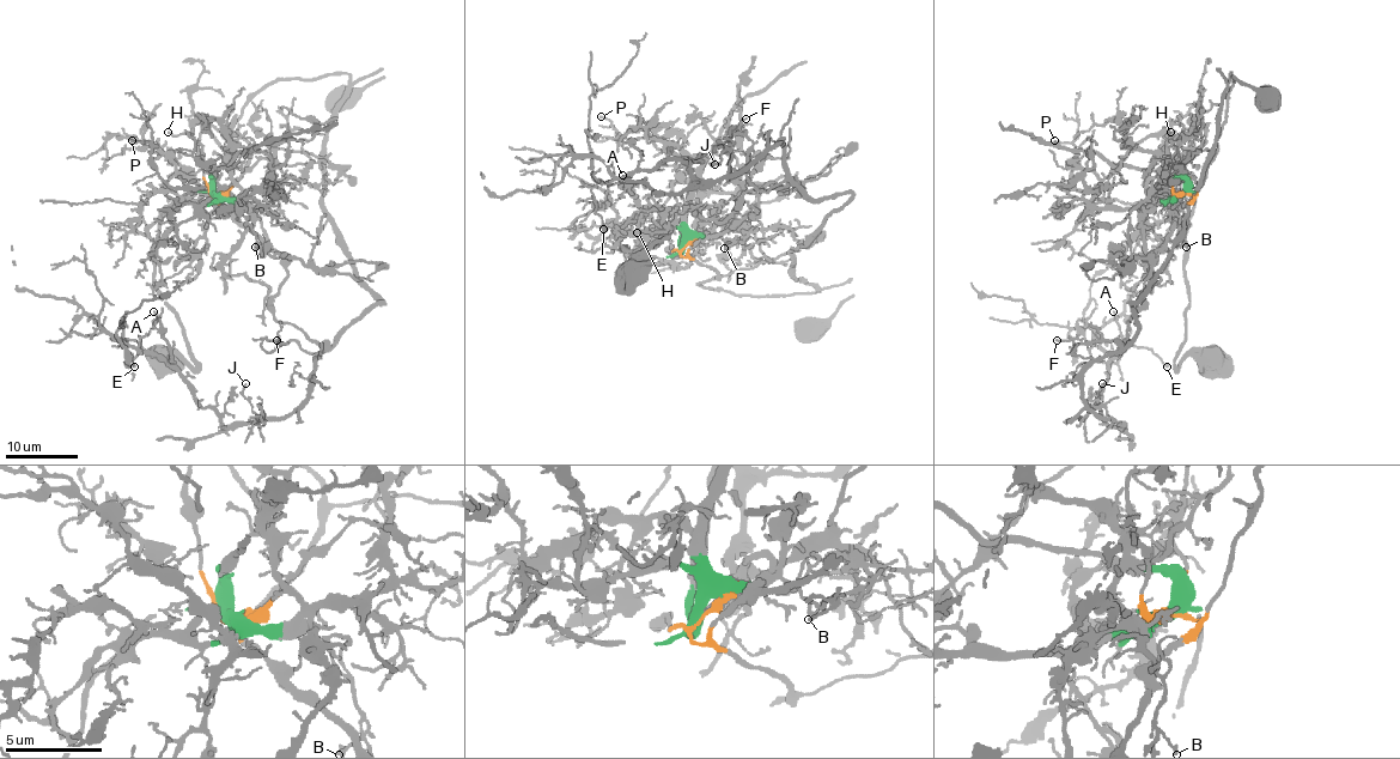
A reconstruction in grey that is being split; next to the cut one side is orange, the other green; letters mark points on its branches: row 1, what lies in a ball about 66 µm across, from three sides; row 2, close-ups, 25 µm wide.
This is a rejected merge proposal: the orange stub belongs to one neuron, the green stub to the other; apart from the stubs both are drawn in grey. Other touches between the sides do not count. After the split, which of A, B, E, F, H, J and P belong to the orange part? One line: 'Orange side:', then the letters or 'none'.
Orange side: A, E, F, J

